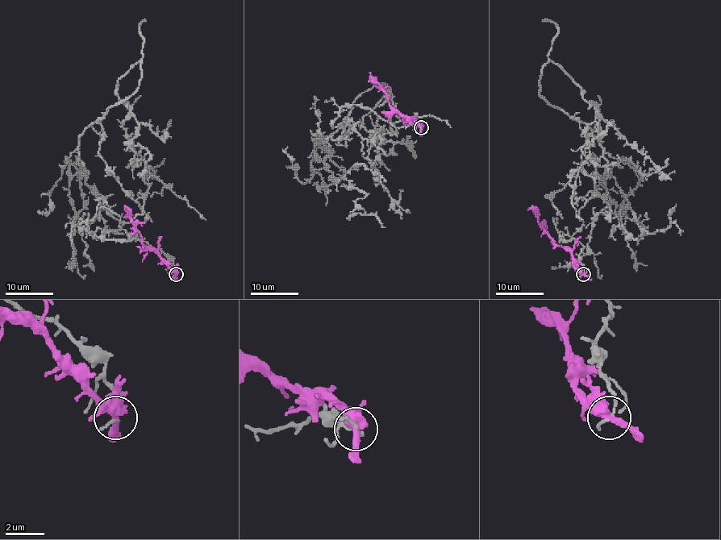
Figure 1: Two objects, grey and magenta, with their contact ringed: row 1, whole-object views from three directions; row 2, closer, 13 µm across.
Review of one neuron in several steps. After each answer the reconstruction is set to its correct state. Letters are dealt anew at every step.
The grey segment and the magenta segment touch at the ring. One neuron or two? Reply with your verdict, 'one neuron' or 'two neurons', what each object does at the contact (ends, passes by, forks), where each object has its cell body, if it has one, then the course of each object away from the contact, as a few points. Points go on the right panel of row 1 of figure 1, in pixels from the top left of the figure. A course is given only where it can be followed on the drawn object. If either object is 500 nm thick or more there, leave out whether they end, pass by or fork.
two neurons; grey ends; magenta passes by; soma grey none; soma magenta none; course grey (583, 274), (560, 238), (602, 146), (539, 94), (551, 60), (595, 108), (583, 219); course magenta (583, 274), (574, 265), (573, 255), (556, 243), (539, 222), (537, 215), (531, 209), (527, 210)

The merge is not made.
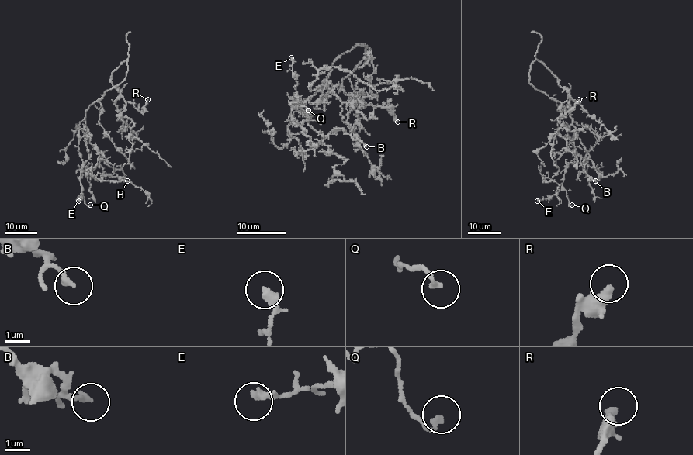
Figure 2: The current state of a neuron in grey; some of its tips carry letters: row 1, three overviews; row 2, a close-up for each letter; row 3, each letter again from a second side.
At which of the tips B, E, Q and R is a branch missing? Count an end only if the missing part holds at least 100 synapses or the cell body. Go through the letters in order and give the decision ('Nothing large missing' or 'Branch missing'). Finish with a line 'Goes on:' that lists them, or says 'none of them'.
B: Nothing large missing
E: Nothing large missing
Q: Nothing large missing
R: Nothing large missing
Goes on: none of them

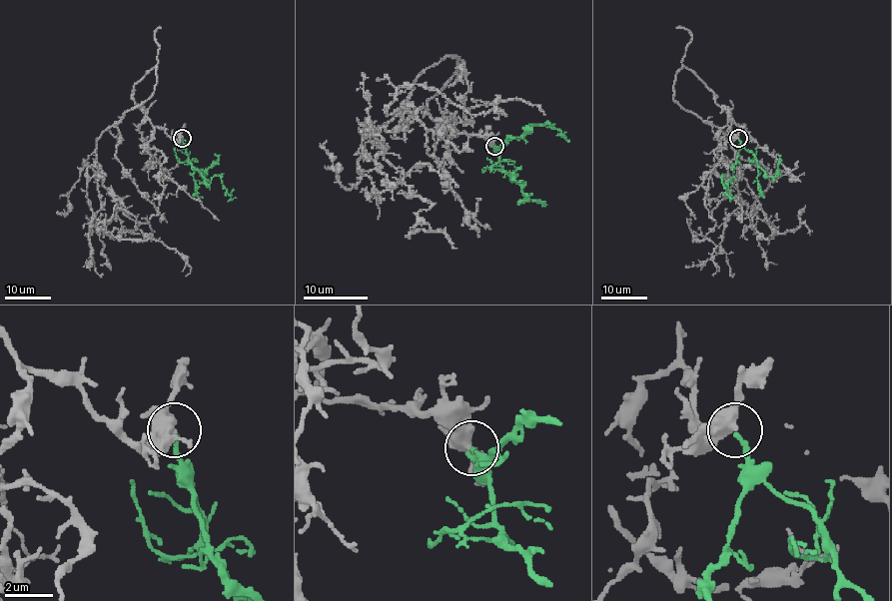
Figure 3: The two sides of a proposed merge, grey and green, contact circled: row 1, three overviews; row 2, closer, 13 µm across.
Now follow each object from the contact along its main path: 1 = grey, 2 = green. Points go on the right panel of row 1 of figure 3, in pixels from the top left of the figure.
1: (737, 138), (681, 68), (673, 99), (734, 152), (714, 226), (693, 240), (715, 246), (713, 276)
2: (737, 139), (740, 148), (733, 165), (733, 177), (725, 185), (722, 176), (726, 195), (730, 199), (735, 198)

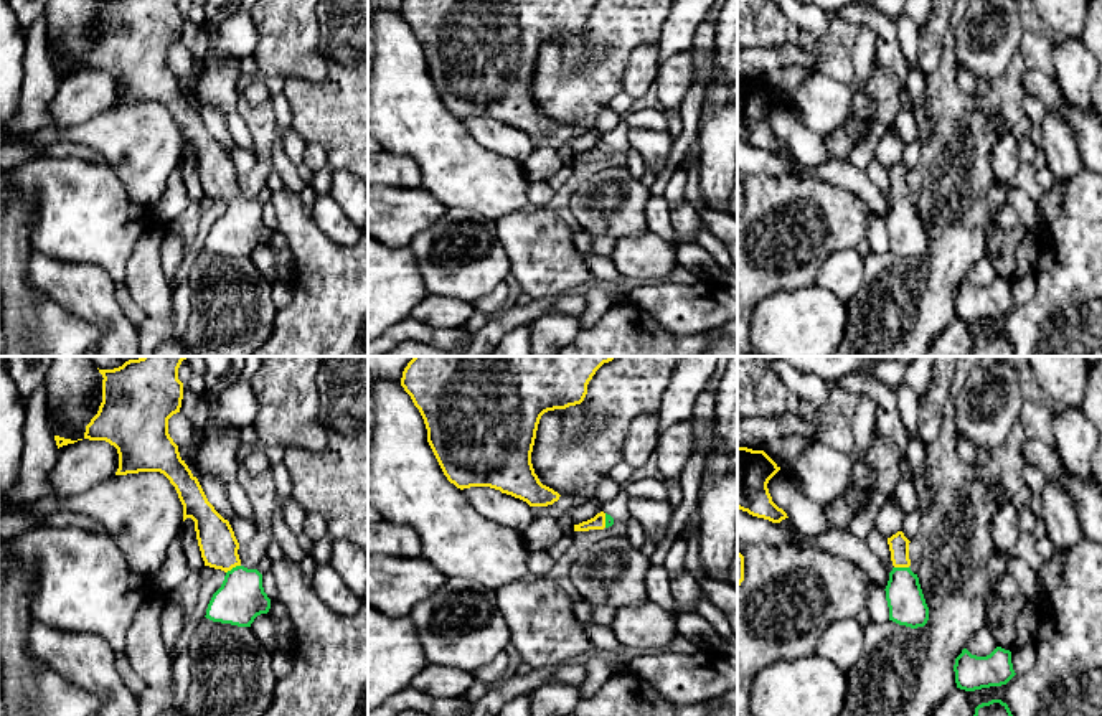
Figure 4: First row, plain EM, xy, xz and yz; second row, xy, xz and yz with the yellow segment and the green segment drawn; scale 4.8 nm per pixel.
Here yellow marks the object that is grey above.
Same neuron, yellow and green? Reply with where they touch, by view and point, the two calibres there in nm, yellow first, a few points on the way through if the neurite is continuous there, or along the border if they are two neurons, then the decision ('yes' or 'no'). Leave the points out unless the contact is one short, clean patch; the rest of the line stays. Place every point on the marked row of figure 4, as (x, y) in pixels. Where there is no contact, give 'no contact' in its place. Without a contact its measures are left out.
meets yellow in xy at (233, 566); 190 nm thick on the yellow side, 240 nm on the other; runs through xy (218, 545), (233, 566), (241, 586), (241, 598); yes

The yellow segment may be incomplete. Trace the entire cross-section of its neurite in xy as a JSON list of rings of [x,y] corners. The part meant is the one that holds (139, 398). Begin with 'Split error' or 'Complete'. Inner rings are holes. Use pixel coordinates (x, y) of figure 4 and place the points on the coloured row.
Split error. [[[142,356],[114,370],[99,370],[104,378],[102,403],[86,426],[84,439],[106,440],[117,449],[115,475],[160,472],[170,480],[183,505],[183,521],[195,521],[205,566],[226,572],[205,617],[251,627],[257,615],[271,609],[262,574],[241,564],[229,521],[208,502],[168,434],[168,419],[181,407],[178,368],[183,360],[186,356]]]

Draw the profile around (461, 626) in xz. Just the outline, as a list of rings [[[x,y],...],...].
[[[447,577],[409,617],[429,665],[472,673],[505,652],[510,643],[497,592],[470,579]]]

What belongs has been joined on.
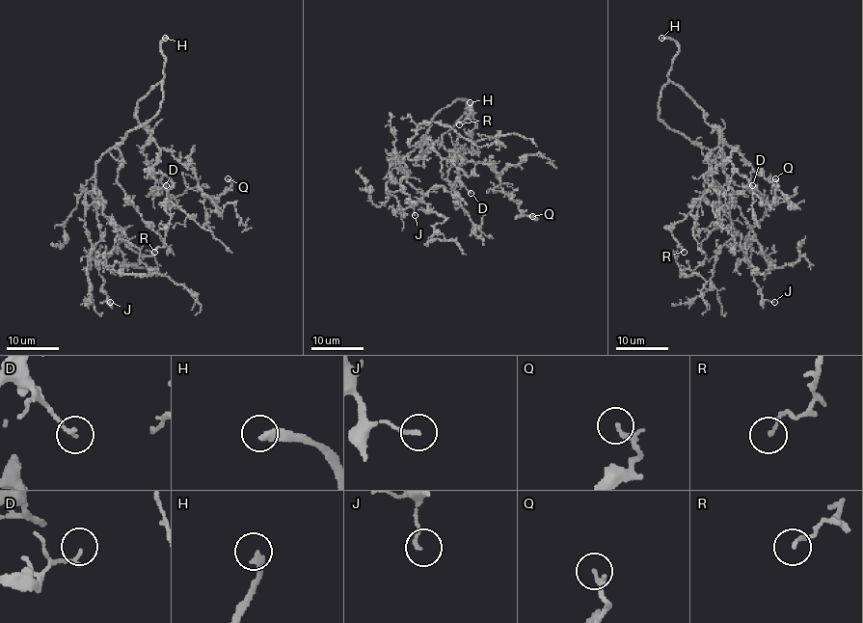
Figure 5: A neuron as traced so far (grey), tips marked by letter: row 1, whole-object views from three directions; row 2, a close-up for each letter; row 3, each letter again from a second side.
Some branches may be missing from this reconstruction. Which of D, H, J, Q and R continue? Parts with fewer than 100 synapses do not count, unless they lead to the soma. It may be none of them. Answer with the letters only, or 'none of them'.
H

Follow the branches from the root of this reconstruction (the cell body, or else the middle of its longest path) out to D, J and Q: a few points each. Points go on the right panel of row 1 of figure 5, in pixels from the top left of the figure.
D: (682, 134), (659, 118), (661, 89), (670, 81), (718, 132), (706, 182), (723, 196), (741, 194), (752, 185)
J: (682, 134), (707, 148), (722, 167), (722, 212), (741, 237), (759, 291), (774, 302)
Q: (682, 134), (659, 118), (670, 81), (702, 109), (718, 132), (721, 160), (764, 203), (773, 202), (775, 178)

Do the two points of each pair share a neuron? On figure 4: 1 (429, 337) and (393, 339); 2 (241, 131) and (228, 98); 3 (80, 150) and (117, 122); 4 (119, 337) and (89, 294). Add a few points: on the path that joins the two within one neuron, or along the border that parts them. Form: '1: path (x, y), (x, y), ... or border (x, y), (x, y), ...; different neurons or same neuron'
1: path (421, 334), (401, 334); same neuron
2: path (235, 122), (228, 106); same neuron
3: border (47, 146), (78, 141), (109, 164); different neurons
4: path (117, 327), (116, 320), (99, 304); same neuron

